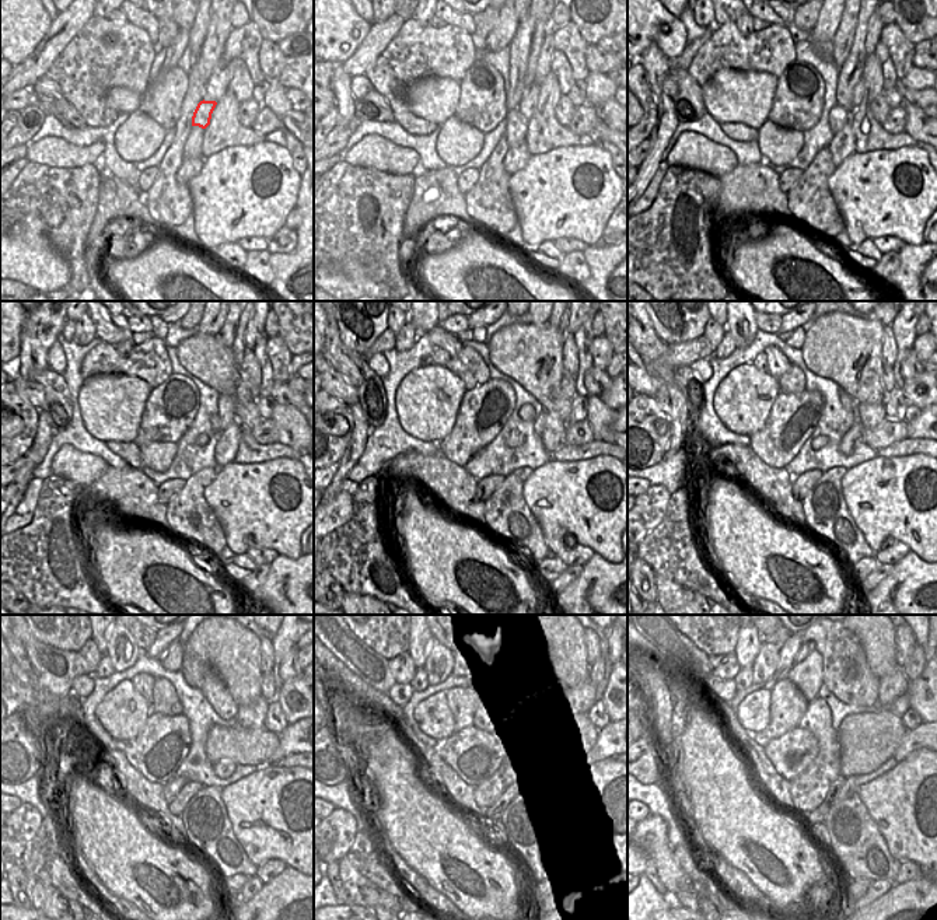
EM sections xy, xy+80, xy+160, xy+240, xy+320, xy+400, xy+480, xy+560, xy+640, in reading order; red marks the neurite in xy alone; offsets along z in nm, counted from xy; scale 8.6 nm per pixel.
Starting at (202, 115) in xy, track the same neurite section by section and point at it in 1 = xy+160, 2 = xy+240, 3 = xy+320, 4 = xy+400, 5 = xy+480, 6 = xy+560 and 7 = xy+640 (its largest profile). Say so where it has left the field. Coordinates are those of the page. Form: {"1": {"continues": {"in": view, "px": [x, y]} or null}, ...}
{"1": {"continues": {"in": "xy+160", "px": [859, 88]}}, "2": {"continues": {"in": "xy+240", "px": [245, 392]}}, "3": {"continues": {"in": "xy+320", "px": [567, 382]}}, "4": {"continues": {"in": "xy+400", "px": [887, 380]}}, "5": {"continues": {"in": "xy+480", "px": [268, 686]}}, "6": {"continues": {"in": "xy+560", "px": [594, 677]}}, "7": {"continues": {"in": "xy+640", "px": [912, 668]}}}

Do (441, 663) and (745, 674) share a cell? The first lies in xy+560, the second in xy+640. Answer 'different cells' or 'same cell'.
different cells

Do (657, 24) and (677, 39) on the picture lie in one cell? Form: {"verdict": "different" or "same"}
{"verdict": "same"}

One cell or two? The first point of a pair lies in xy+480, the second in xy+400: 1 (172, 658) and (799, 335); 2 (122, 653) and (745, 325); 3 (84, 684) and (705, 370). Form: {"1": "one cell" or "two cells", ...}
{"1": "one cell", "2": "one cell", "3": "one cell"}

